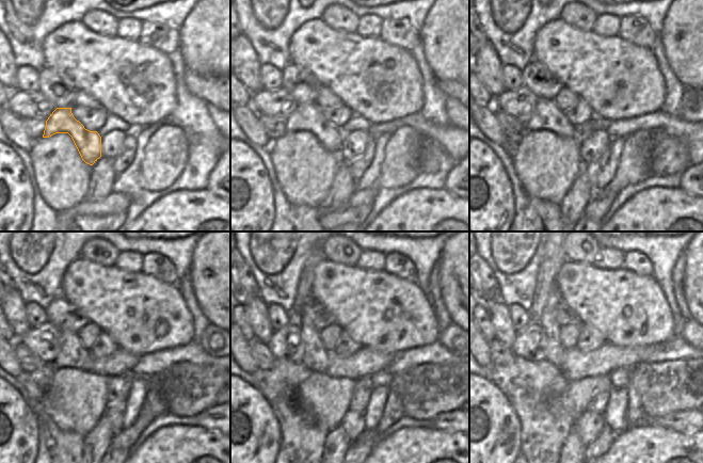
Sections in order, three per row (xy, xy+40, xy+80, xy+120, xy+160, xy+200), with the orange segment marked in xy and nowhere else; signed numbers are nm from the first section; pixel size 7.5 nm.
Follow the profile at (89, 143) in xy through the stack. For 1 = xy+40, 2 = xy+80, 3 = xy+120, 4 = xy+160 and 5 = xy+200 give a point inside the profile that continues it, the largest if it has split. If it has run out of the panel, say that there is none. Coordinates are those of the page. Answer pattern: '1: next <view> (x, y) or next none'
1: next xy+40 (306, 116)
2: next xy+80 (547, 115)
3: next xy+120 (72, 354)
4: next xy+160 (316, 357)
5: next xy+200 (554, 351)

